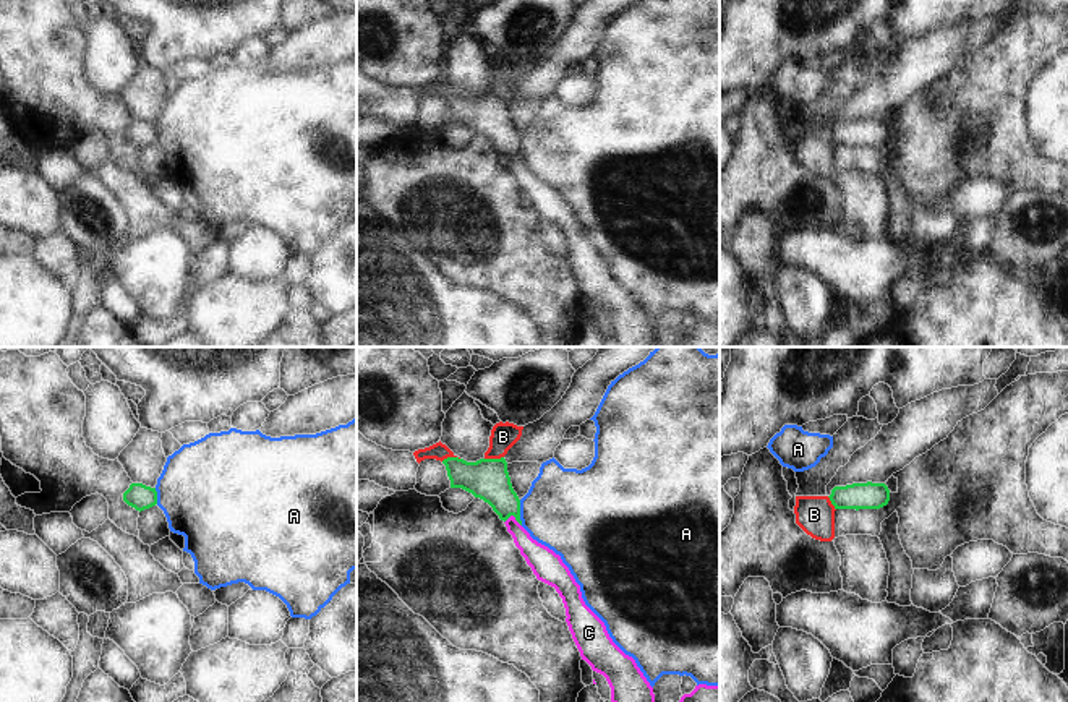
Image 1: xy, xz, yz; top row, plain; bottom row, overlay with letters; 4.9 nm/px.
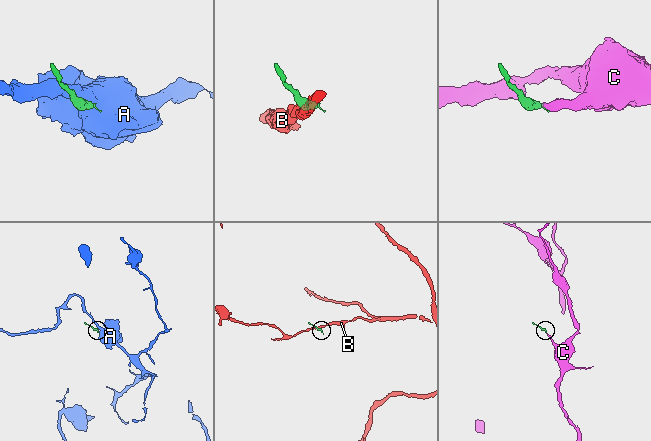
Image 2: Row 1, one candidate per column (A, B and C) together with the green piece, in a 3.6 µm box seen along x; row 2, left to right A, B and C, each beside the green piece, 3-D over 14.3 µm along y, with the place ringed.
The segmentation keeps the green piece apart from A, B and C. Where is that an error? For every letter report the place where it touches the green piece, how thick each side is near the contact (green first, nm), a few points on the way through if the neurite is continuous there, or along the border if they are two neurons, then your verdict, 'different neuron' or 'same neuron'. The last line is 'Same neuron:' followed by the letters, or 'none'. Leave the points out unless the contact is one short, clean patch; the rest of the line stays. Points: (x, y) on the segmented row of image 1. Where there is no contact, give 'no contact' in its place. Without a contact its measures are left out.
A: xz (519, 513) | 200/420 nm | along xz (519, 500), (519, 519), (522, 524) | different neuron
B: xz (493, 459) | 200/130 nm | along xz (503, 456), (485, 459) | different neuron
C: xz (514, 516) | 200/140 nm | across xz (487, 479), (514, 516), (516, 530), (540, 558) | same neuron
Same neuron: C

